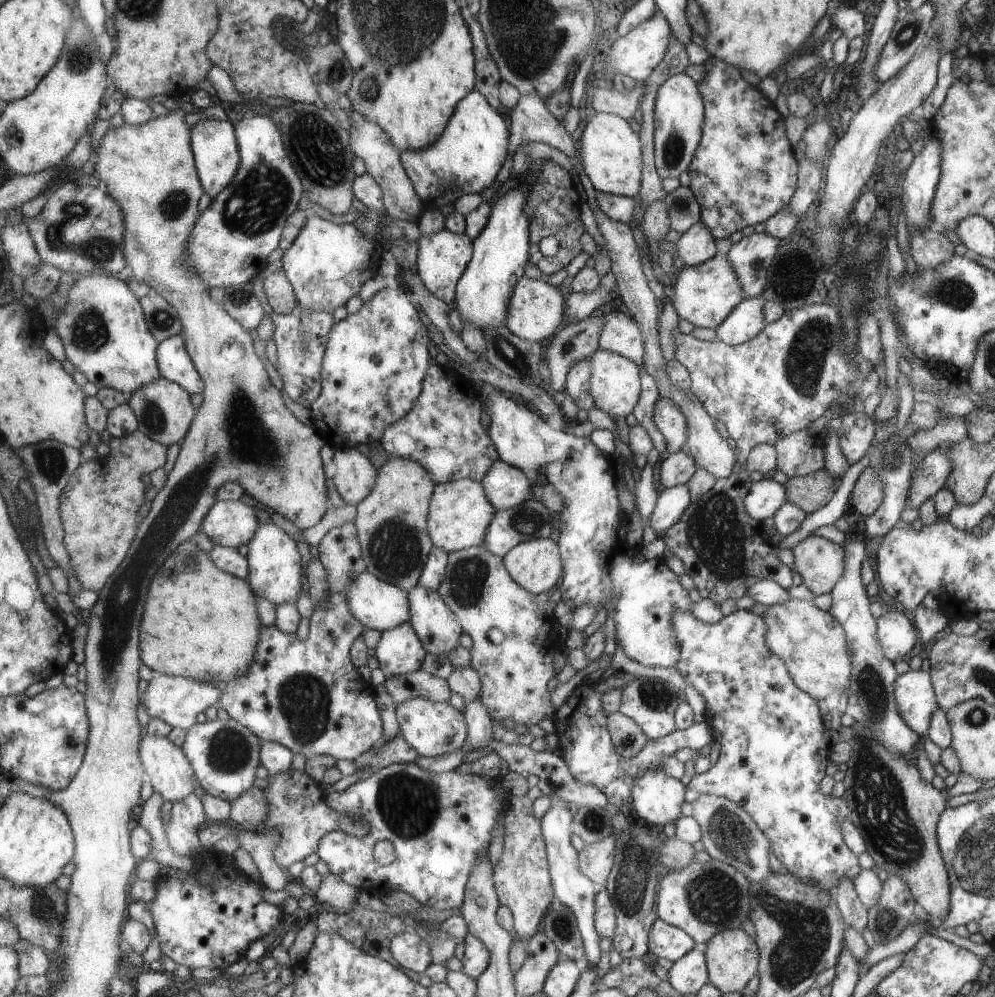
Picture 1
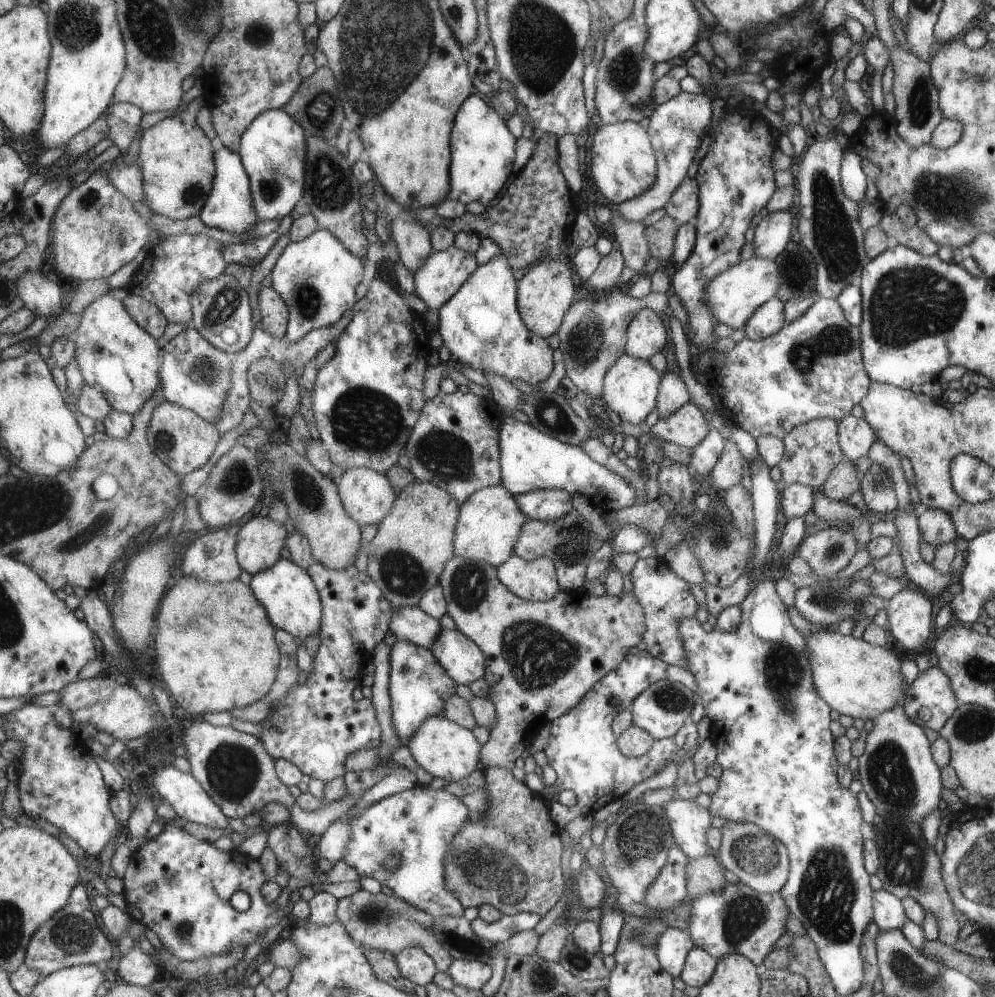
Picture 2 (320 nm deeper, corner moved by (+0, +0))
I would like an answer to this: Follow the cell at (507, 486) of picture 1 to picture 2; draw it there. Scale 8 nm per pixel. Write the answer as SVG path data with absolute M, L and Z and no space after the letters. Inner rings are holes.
M561 489L531 491L516 496L521 510L530 519L556 521L573 511L573 495Z

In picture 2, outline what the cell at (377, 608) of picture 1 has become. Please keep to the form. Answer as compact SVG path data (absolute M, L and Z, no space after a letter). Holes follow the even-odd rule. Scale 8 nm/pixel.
M421 607L394 608L390 630L399 641L432 649L443 628L439 619L433 618Z

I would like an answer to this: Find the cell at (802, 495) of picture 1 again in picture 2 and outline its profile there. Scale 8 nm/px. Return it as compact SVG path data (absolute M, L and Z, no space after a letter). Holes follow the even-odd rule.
M842 457L831 469L827 480L819 487L819 491L827 498L847 501L851 494L860 488L856 472L855 464L848 458Z

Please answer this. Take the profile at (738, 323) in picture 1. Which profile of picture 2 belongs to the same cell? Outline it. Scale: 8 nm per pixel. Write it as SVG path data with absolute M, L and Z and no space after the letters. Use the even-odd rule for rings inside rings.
M773 297L756 308L742 329L745 332L745 337L752 341L758 341L775 334L785 324L784 304Z

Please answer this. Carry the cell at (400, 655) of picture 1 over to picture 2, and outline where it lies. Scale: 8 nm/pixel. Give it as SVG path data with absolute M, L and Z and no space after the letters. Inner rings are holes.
M397 640L392 646L390 693L396 733L408 746L414 733L431 717L442 715L449 699L458 695L458 682L449 676L432 649Z

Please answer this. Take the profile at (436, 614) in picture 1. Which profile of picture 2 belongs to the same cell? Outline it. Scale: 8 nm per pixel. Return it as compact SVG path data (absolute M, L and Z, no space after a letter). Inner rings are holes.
M458 628L443 629L432 651L449 676L459 685L469 687L476 680L486 676L488 661L485 653L480 645Z

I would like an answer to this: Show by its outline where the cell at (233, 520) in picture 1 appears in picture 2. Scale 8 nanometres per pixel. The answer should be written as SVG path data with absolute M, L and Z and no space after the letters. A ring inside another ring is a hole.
M259 514L243 524L238 534L237 556L244 571L253 576L271 568L281 559L287 528Z

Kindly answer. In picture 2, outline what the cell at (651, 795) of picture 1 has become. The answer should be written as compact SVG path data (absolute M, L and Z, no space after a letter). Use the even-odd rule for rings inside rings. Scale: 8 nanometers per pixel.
M675 798L662 804L665 816L679 847L689 859L696 859L713 854L707 843L707 832L711 828L713 817L708 809L692 800Z

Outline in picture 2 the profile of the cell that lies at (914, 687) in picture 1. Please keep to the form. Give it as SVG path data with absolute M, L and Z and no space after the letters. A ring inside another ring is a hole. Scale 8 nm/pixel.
M930 667L928 670L921 671L911 682L909 688L904 692L904 712L908 719L923 728L931 728L937 732L947 720L952 716L952 712L961 704L957 700L948 676L941 672L939 667Z

